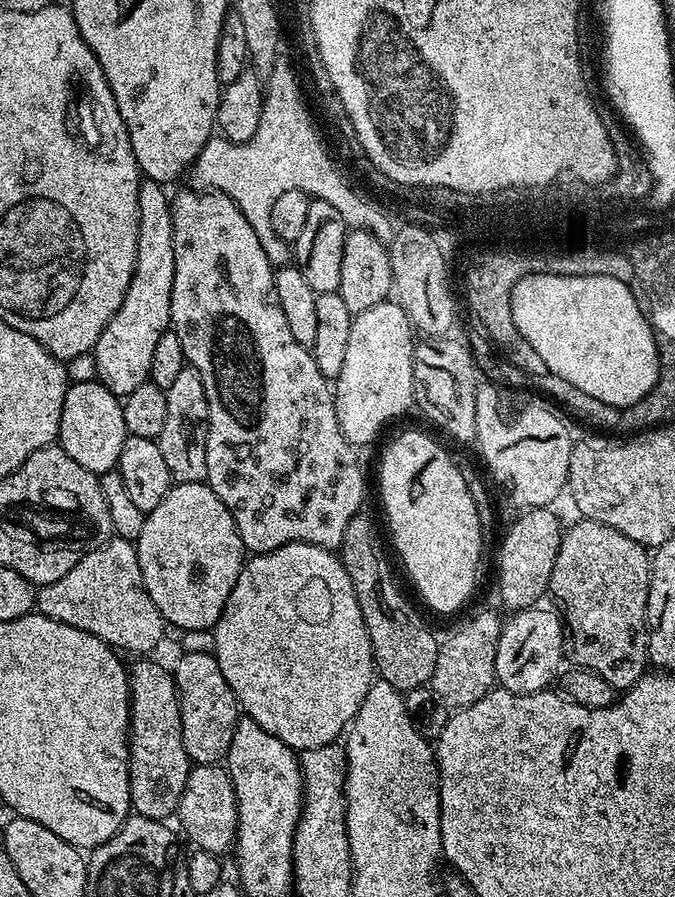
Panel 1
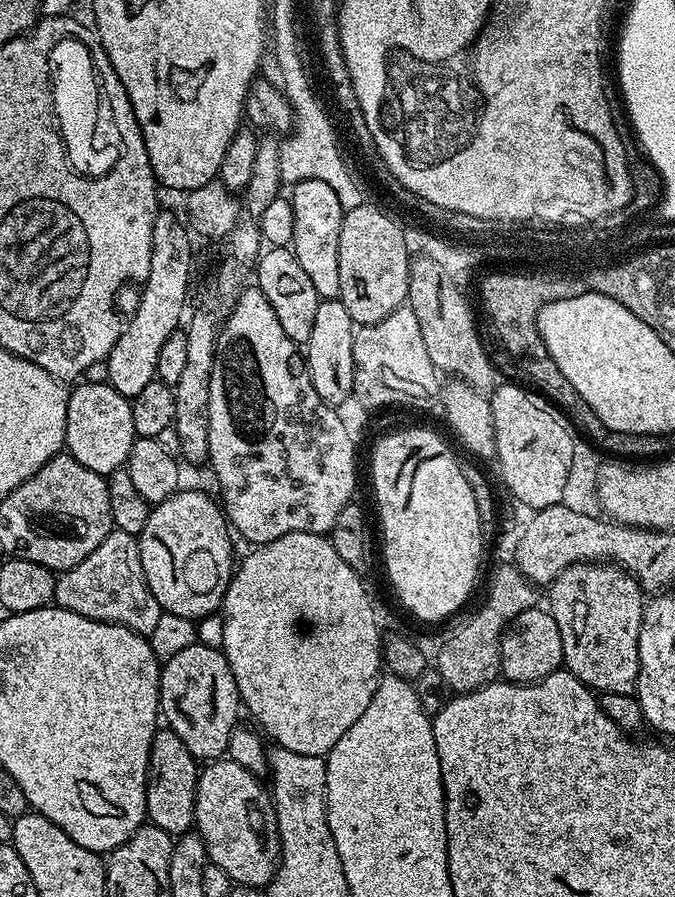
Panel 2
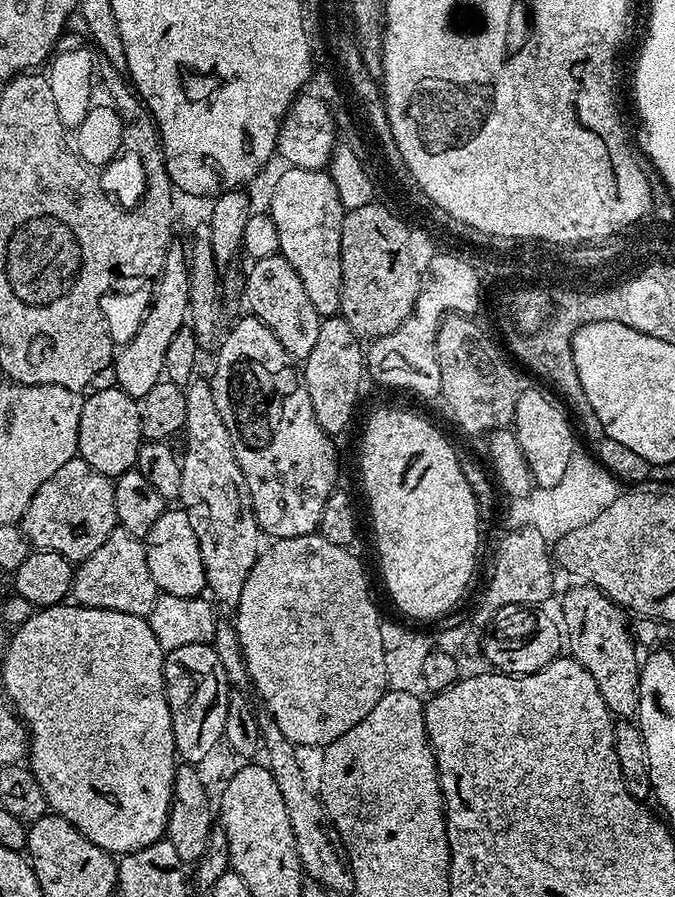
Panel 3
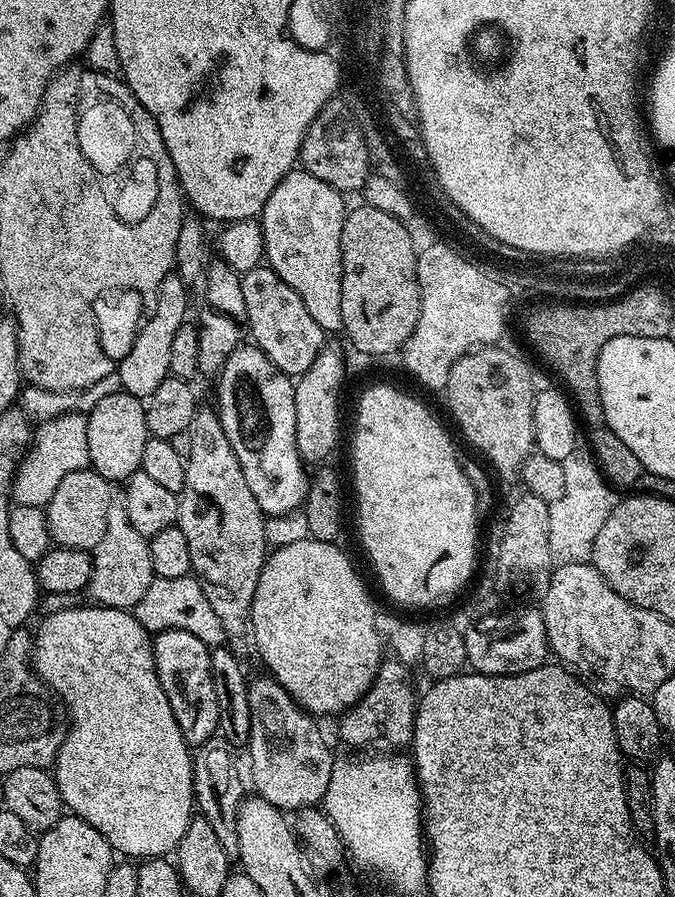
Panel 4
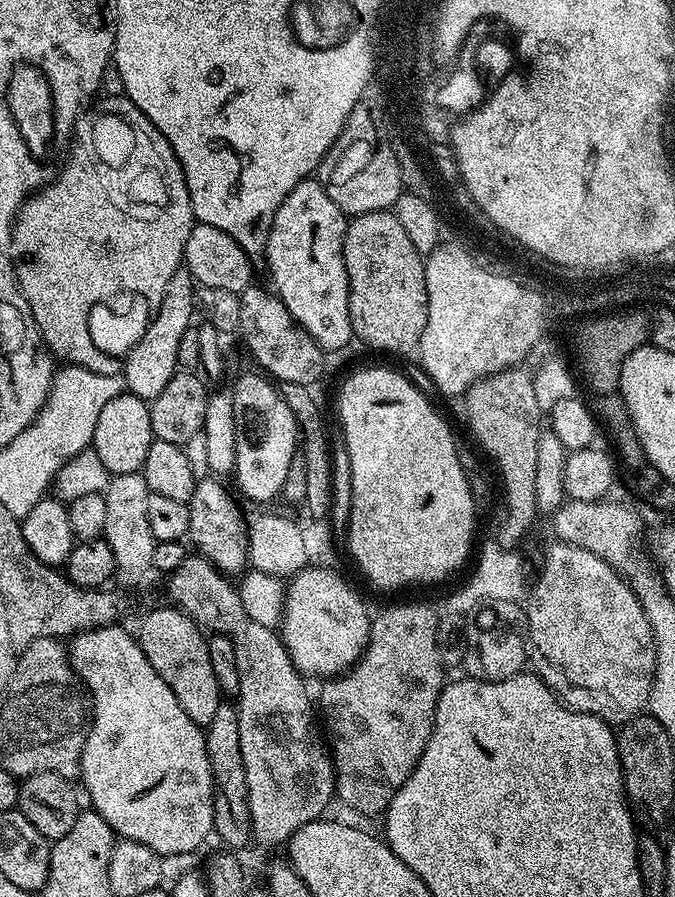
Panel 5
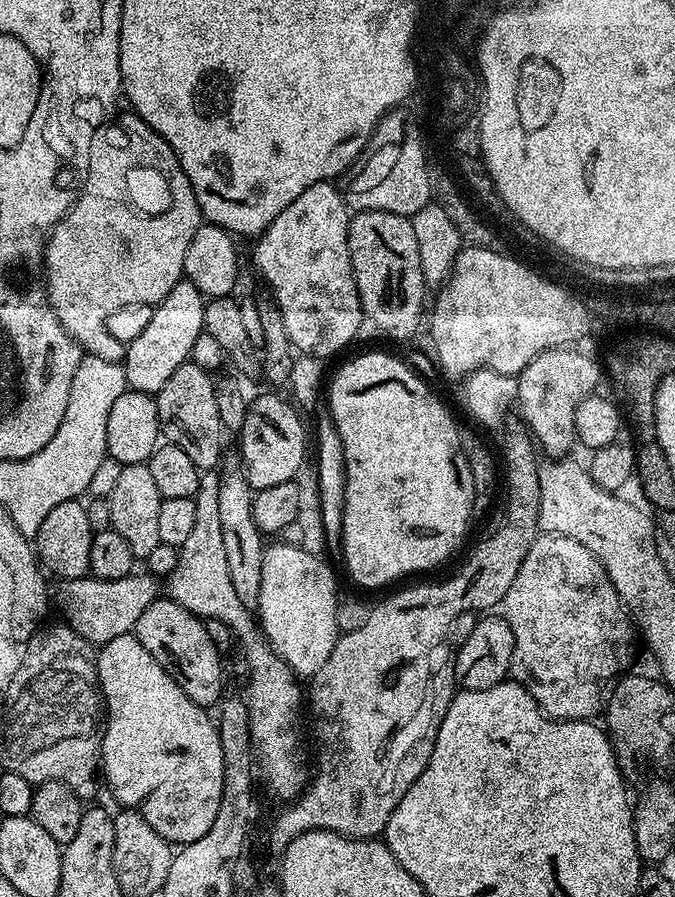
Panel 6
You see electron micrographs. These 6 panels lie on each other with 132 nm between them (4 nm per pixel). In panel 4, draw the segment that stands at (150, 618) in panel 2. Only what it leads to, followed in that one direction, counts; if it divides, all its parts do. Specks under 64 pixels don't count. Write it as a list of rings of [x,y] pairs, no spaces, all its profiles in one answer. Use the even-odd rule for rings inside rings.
[[[113,503],[106,522],[106,534],[102,534],[102,542],[91,549],[92,573],[86,592],[96,599],[93,601],[97,605],[132,610],[141,601],[154,577],[148,542],[149,537],[138,534],[138,530],[130,526],[123,503]]]

